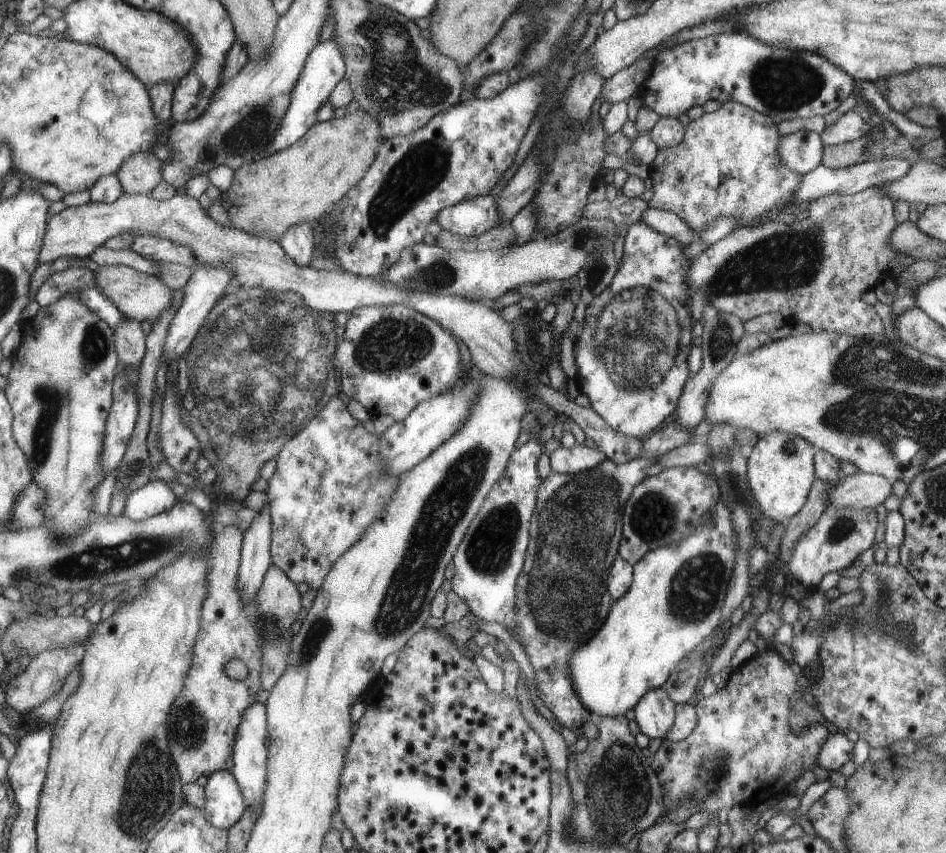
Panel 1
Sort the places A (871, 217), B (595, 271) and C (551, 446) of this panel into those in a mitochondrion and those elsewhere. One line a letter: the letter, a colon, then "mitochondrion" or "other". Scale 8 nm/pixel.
A: mitochondrion
B: mitochondrion
C: other

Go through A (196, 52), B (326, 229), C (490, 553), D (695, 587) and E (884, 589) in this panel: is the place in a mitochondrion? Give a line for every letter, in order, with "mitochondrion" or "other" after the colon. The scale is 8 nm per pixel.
A: other
B: other
C: mitochondrion
D: mitochondrion
E: mitochondrion

